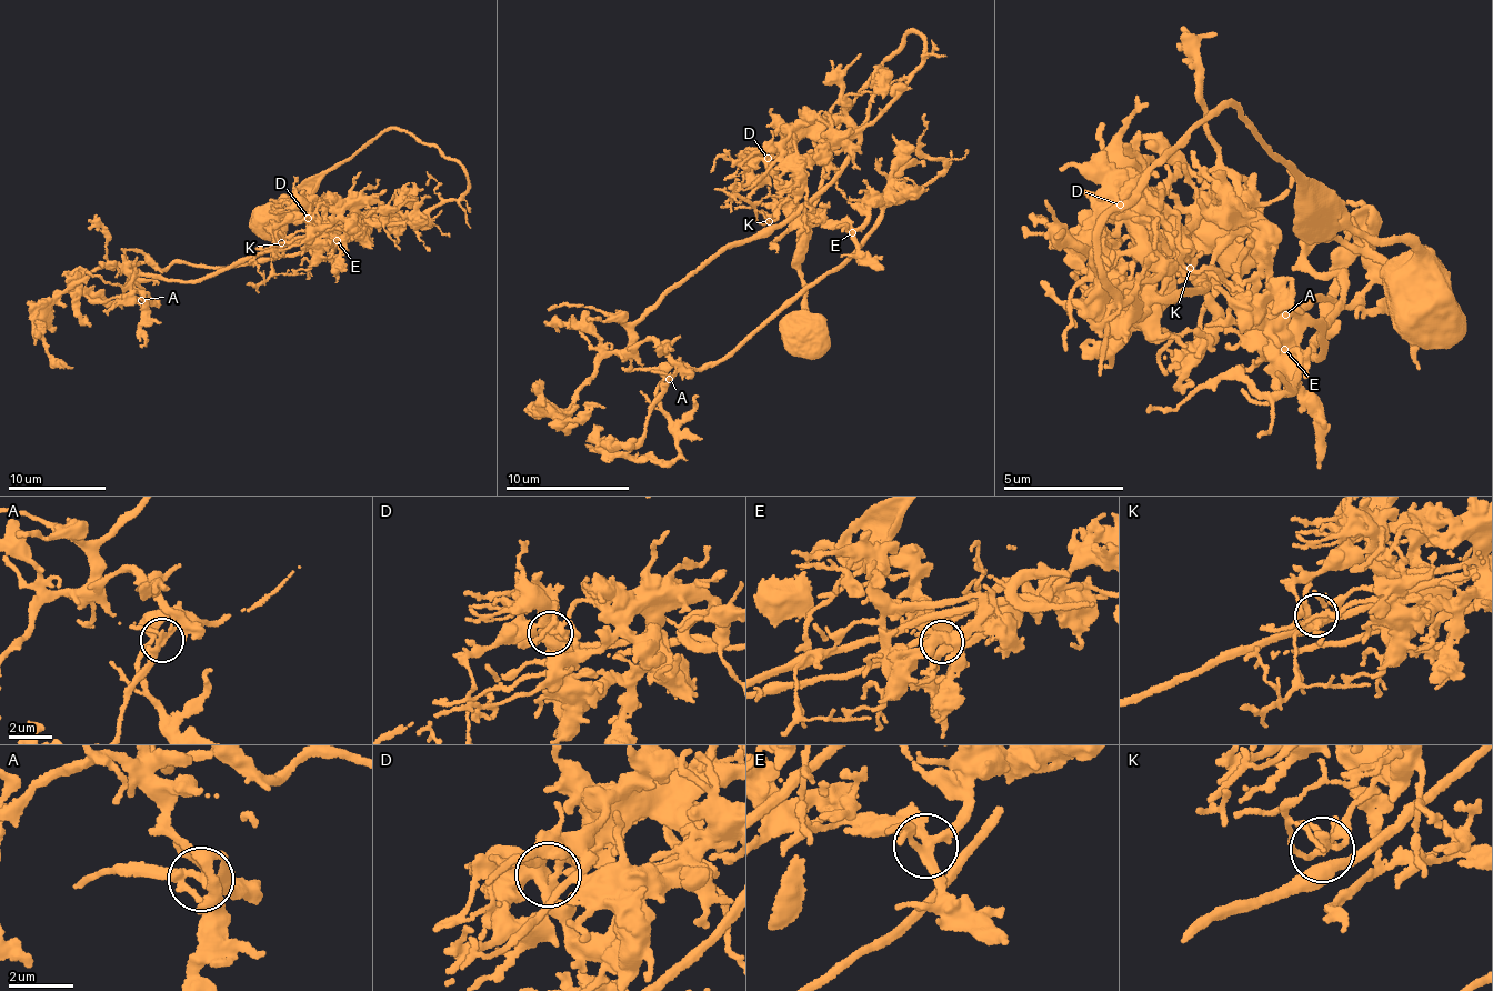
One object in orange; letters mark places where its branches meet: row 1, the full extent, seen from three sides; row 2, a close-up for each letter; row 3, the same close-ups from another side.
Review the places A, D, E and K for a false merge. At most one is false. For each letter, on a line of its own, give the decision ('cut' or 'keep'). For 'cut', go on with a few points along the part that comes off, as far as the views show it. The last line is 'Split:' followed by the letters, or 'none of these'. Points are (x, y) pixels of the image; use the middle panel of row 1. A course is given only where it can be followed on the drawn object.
A: cut; foreign part runs (670, 380), (635, 460), (679, 453), (663, 378), (713, 366), (847, 266), (883, 206), (785, 229), (775, 253)
D: keep
E: keep
K: keep
Split: A

